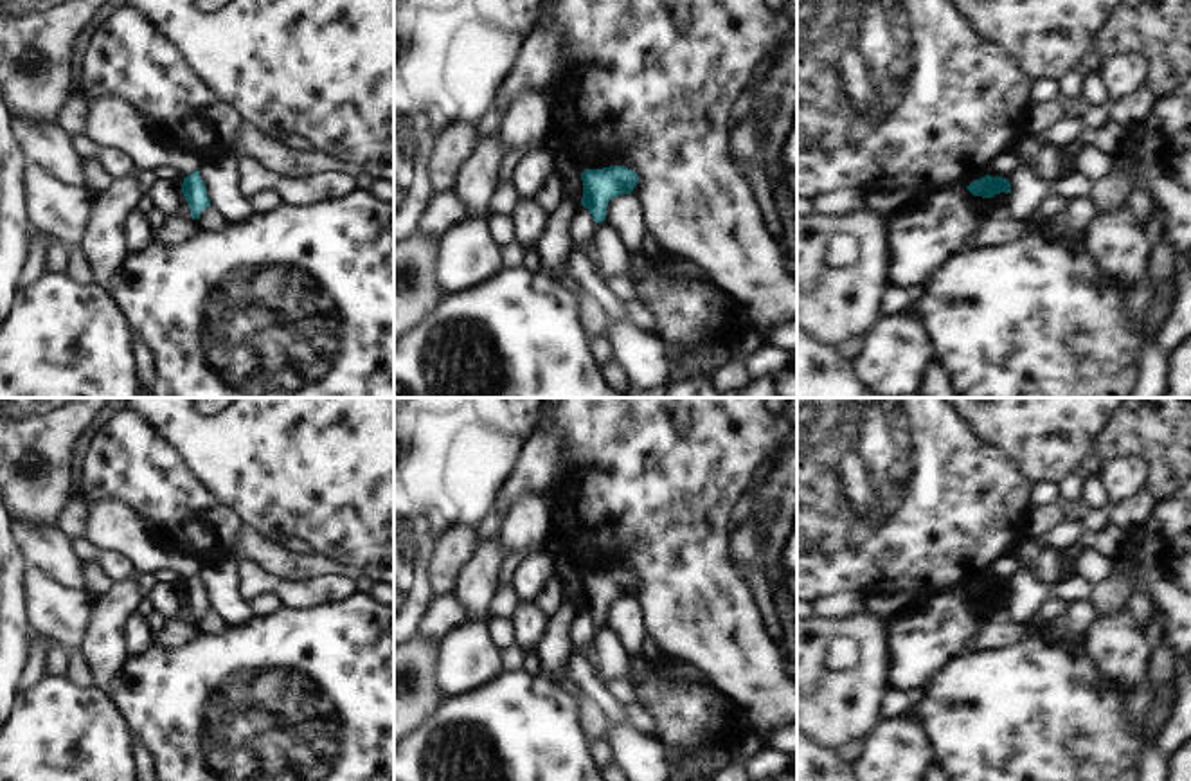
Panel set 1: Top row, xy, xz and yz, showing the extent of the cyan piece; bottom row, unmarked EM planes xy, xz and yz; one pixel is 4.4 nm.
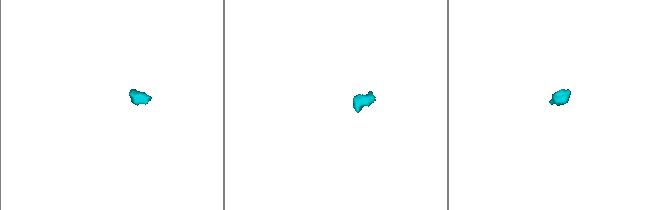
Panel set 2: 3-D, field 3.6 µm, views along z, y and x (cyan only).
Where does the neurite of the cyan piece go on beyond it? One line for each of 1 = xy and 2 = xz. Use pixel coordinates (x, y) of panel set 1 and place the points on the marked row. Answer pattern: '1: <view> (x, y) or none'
1: none
2: none

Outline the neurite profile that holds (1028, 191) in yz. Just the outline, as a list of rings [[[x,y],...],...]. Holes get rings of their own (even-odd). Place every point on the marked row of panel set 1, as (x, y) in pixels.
[[[1027,164],[1018,166],[1009,184],[1011,198],[1007,216],[1011,220],[1033,221],[1034,211],[1051,196],[1051,185],[1047,185]]]

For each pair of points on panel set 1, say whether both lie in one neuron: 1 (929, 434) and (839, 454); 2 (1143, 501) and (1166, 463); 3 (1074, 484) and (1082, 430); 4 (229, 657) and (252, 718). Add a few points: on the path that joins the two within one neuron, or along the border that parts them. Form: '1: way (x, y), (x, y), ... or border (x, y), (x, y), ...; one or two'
1: way (907, 454), (860, 454); one
2: border (1146, 488), (1157, 502); two
3: border (1082, 470), (1056, 484); two
4: way (229, 672), (229, 695), (238, 704); one

